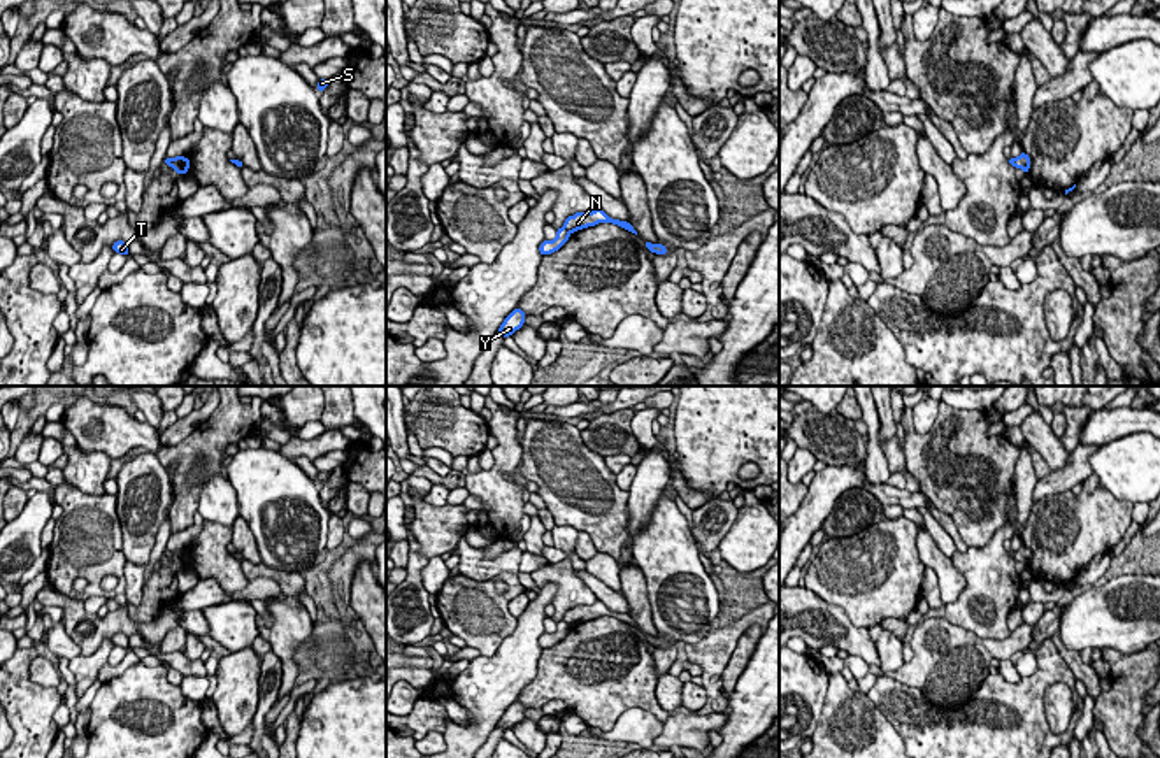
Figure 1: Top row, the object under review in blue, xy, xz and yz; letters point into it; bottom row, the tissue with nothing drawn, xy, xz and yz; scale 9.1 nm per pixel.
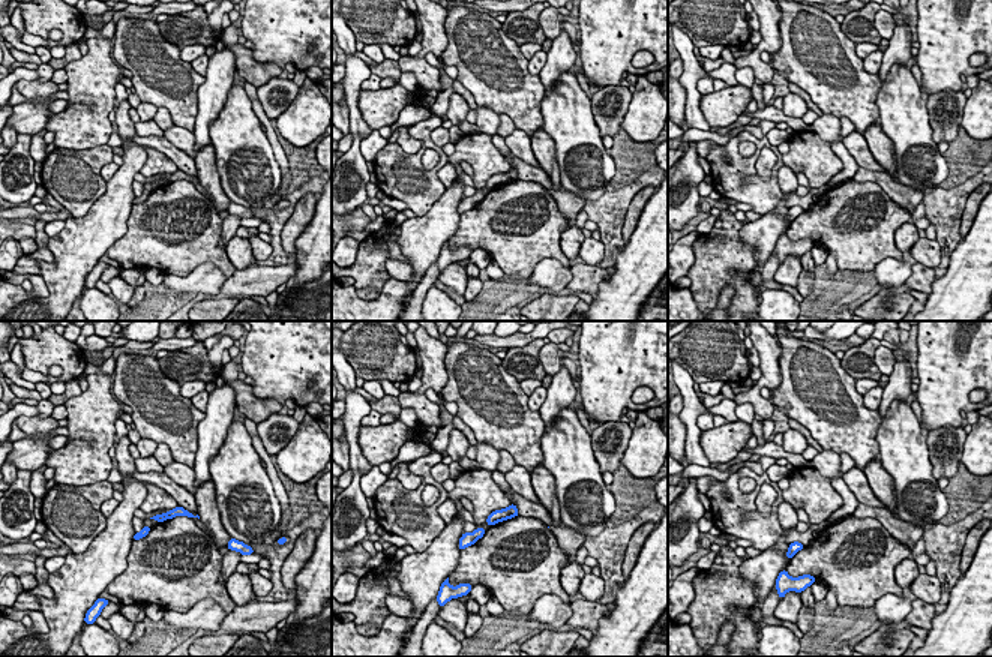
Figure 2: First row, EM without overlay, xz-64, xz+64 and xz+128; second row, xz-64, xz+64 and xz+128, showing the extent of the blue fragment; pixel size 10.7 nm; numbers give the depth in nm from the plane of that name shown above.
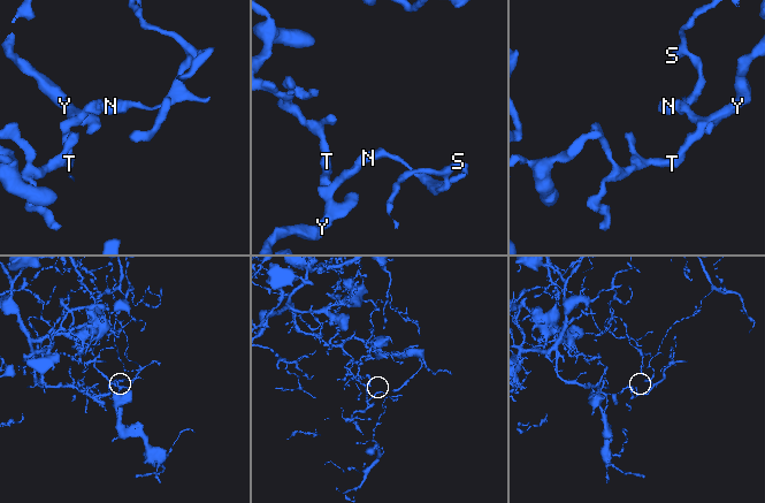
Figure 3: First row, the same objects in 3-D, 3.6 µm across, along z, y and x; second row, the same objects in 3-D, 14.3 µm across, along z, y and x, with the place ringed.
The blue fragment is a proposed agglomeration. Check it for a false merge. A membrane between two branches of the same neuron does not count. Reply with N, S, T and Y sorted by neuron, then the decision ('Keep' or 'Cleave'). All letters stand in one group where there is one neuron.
Groups: N S / T Y. Cleave

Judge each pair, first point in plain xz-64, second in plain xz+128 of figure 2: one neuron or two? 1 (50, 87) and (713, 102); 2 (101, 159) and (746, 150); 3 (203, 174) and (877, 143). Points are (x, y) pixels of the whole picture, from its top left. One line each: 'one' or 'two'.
1: one
2: two
3: one

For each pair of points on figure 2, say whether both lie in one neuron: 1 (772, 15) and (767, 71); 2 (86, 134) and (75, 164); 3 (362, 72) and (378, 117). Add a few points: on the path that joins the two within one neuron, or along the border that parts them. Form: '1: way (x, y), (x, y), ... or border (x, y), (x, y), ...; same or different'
1: way (769, 29), (769, 39), (757, 51), (757, 57); same
2: border (105, 143), (96, 147), (57, 149); different
3: border (360, 87), (359, 111), (368, 125); different

